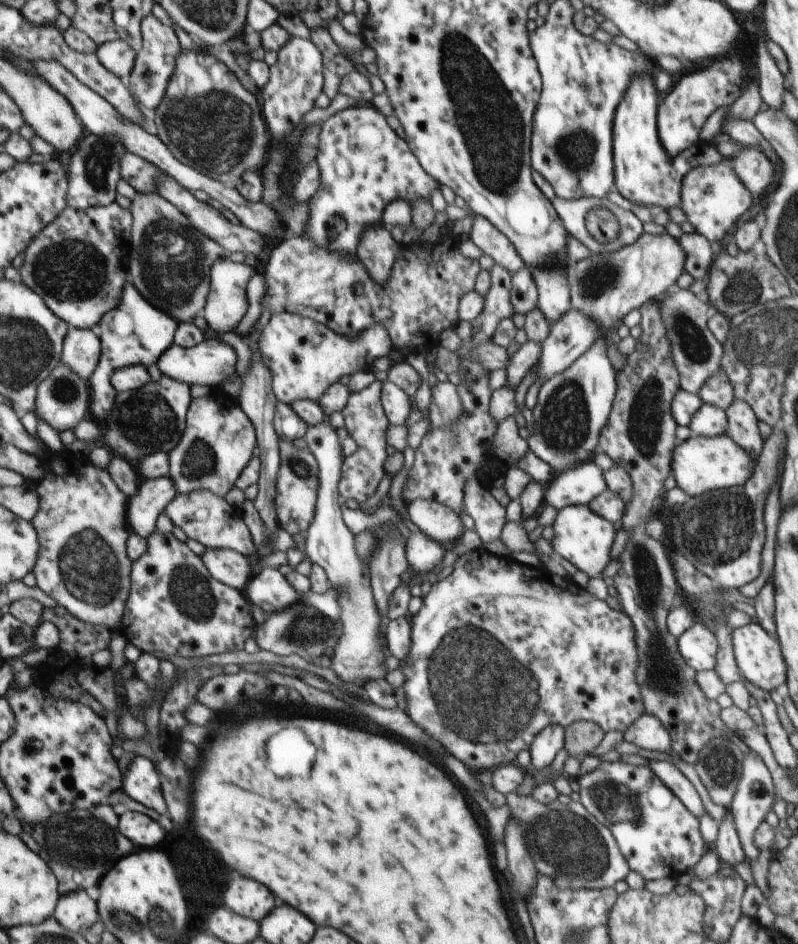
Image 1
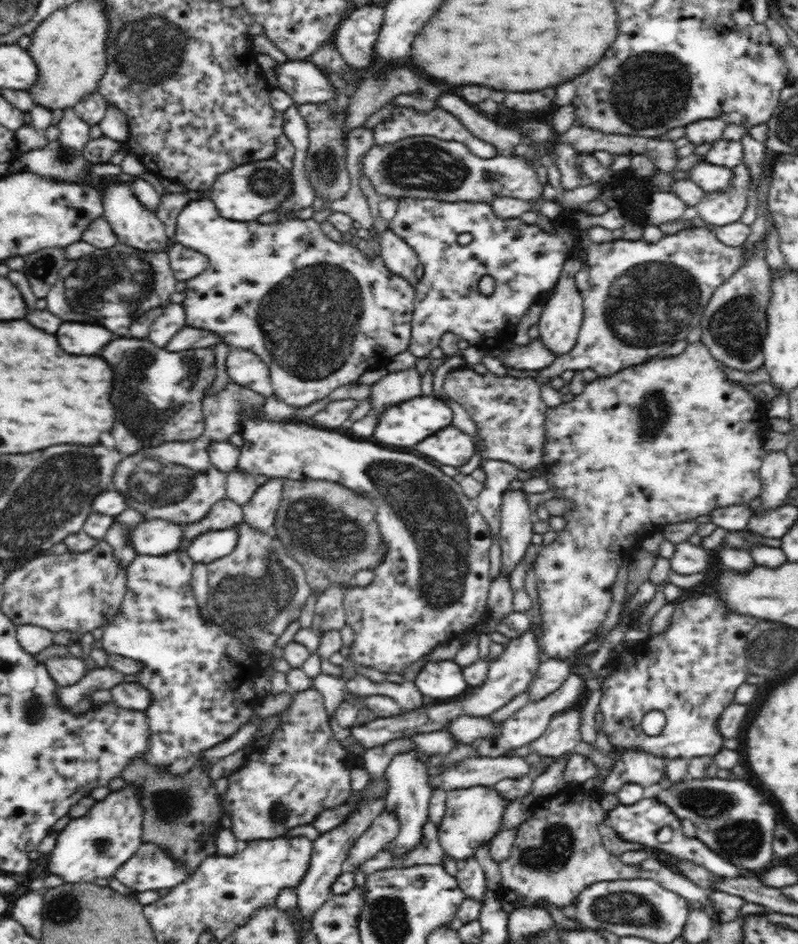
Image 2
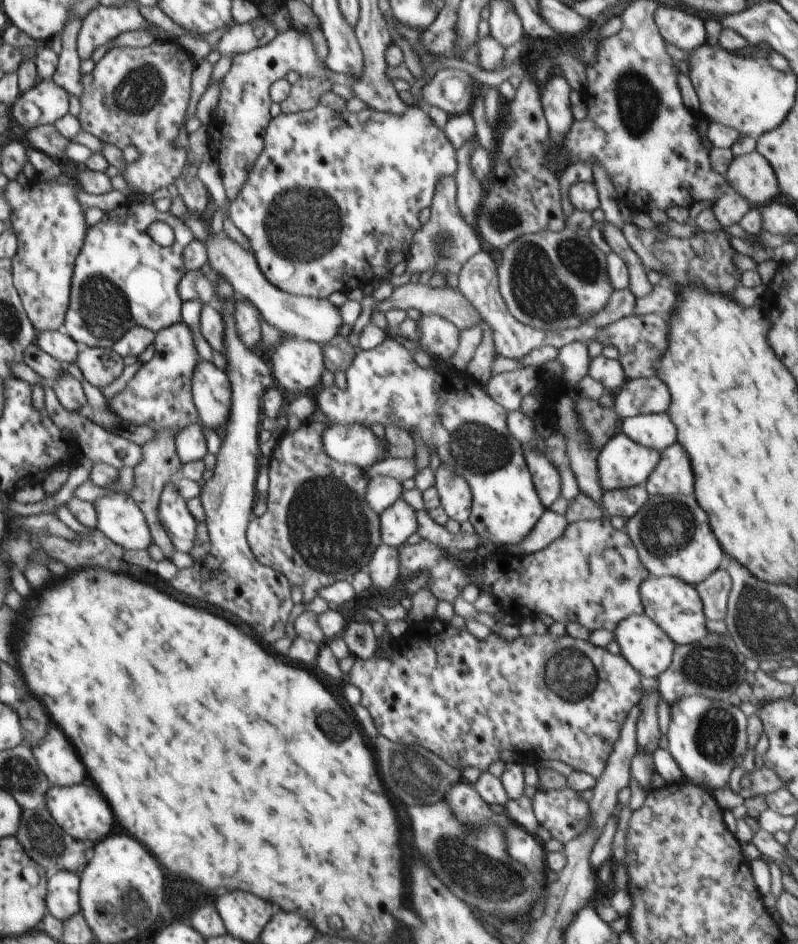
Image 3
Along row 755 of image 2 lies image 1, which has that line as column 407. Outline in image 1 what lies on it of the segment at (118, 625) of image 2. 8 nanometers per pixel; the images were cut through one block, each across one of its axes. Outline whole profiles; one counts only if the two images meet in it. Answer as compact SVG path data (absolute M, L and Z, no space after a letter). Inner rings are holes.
M356 105L321 123L318 152L320 188L309 198L310 218L304 237L324 250L355 254L364 230L380 224L384 208L394 200L430 200L438 181L420 166L405 139L400 138L375 106Z

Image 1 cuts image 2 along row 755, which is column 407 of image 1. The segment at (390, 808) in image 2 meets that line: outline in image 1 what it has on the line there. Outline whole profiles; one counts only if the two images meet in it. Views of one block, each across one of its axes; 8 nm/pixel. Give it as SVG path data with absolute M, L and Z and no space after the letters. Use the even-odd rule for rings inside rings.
M388 380L382 381L381 402L384 412L392 426L402 426L412 410L412 400L397 384Z

